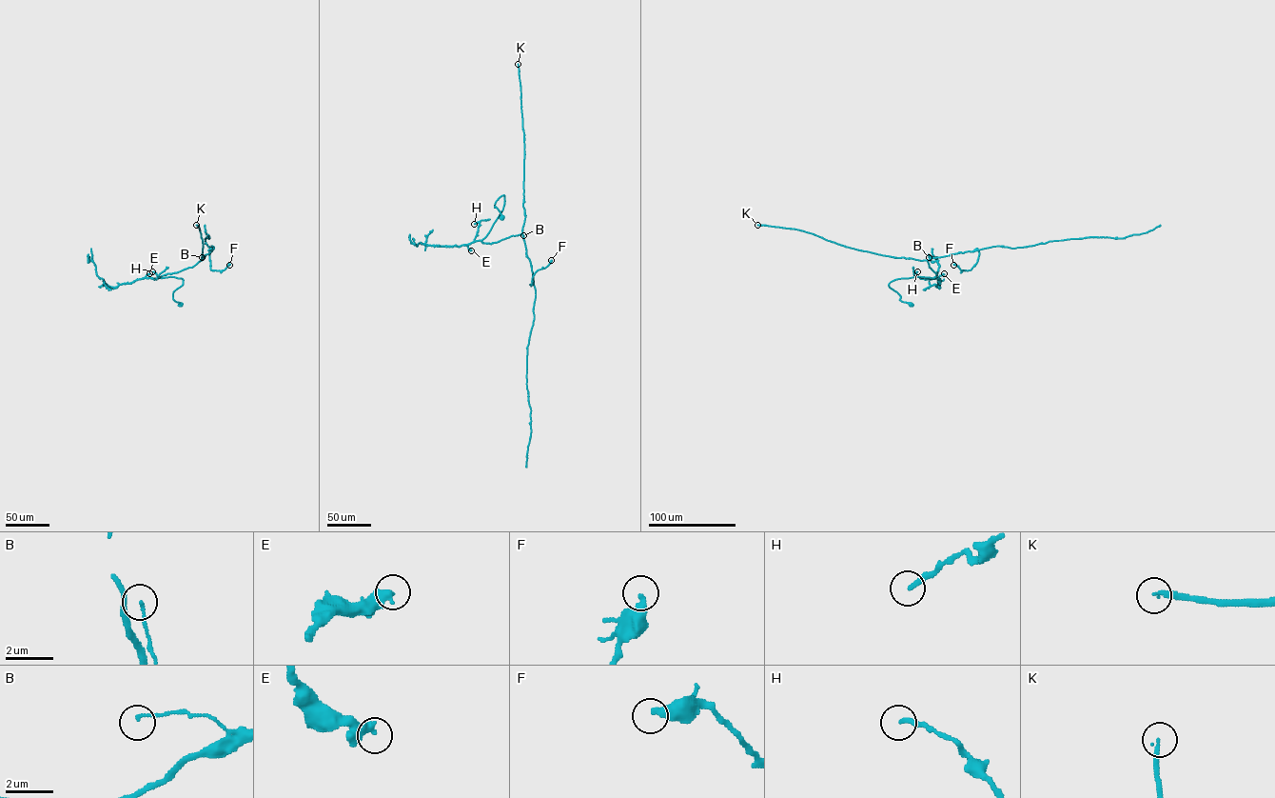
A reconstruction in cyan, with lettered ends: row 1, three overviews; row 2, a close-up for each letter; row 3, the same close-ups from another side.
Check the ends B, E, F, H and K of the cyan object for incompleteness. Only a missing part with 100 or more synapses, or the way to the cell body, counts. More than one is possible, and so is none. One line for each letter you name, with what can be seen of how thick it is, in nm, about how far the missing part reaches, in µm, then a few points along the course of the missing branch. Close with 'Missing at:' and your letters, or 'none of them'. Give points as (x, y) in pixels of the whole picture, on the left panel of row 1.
K: 190 nm thick; about 250 µm are missing; missing branch runs (196, 225), (195, 169), (211, 143), (225, 143)
Missing at: K

